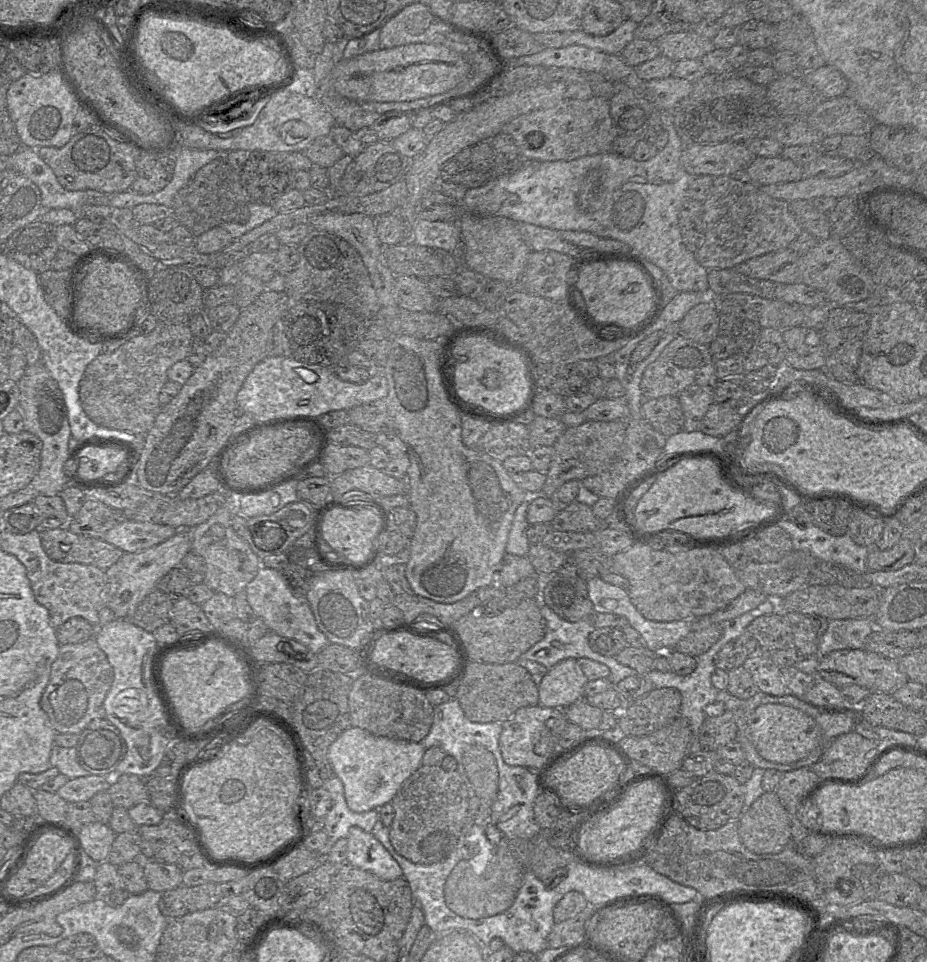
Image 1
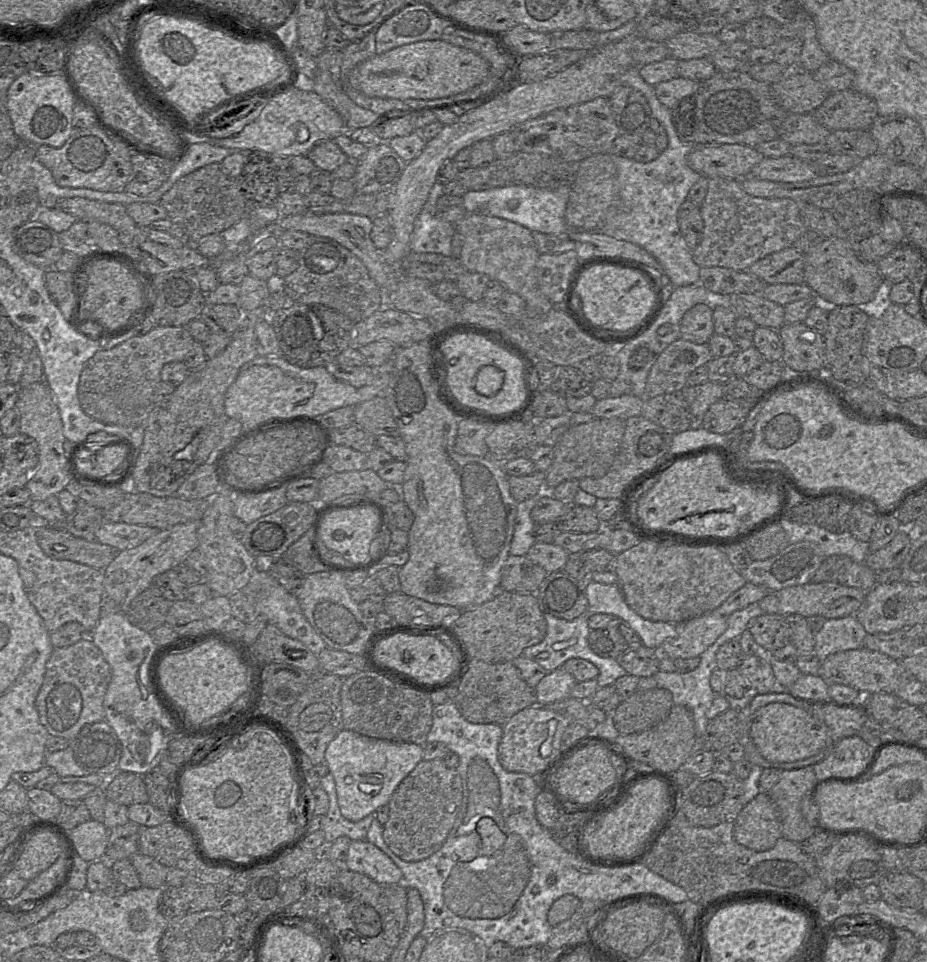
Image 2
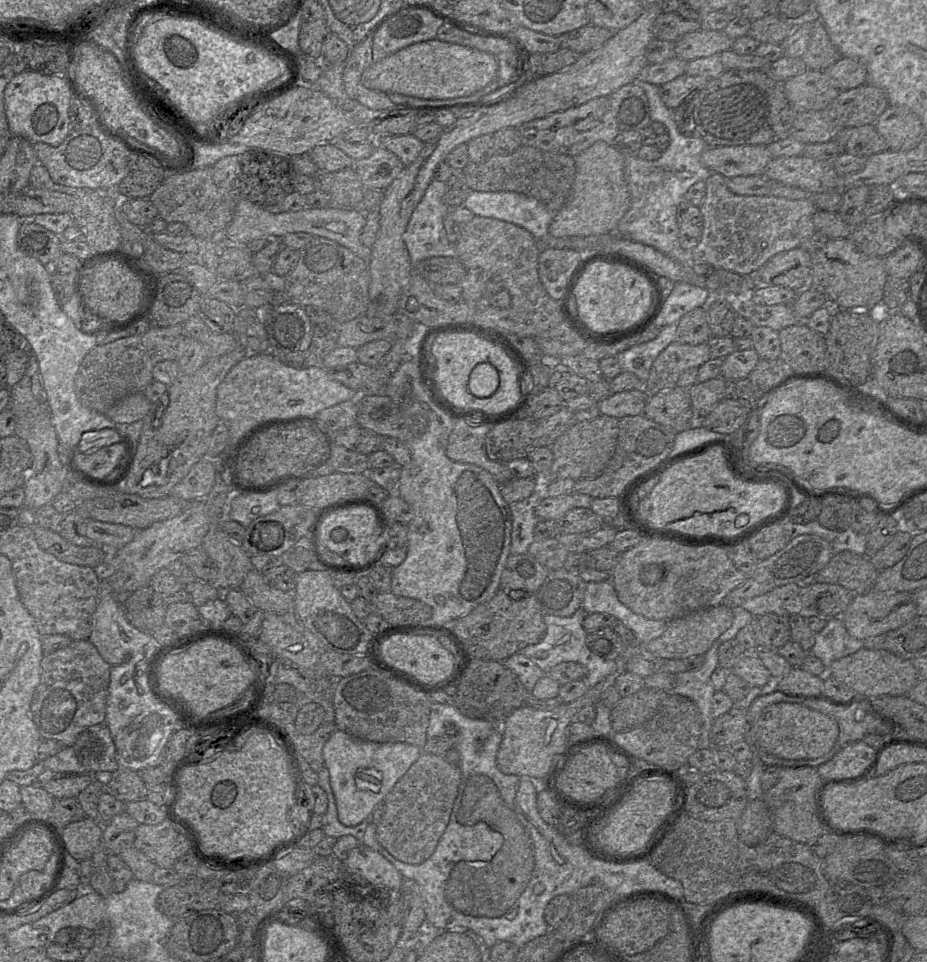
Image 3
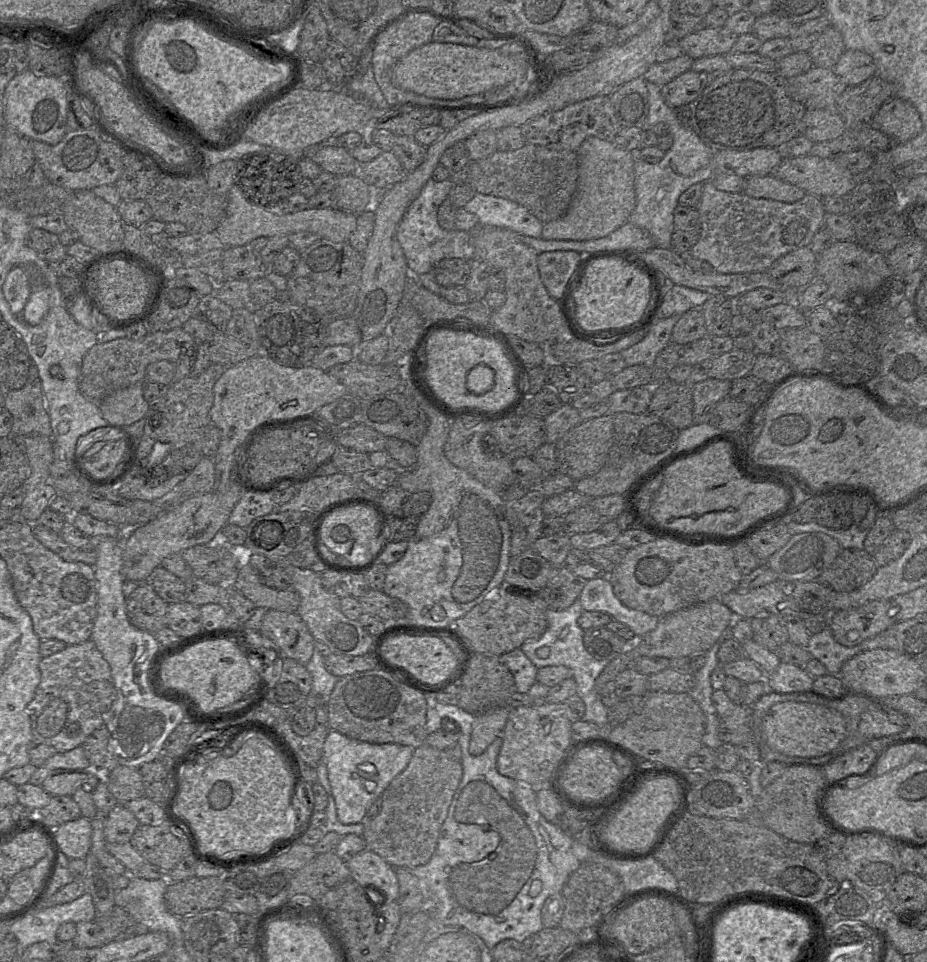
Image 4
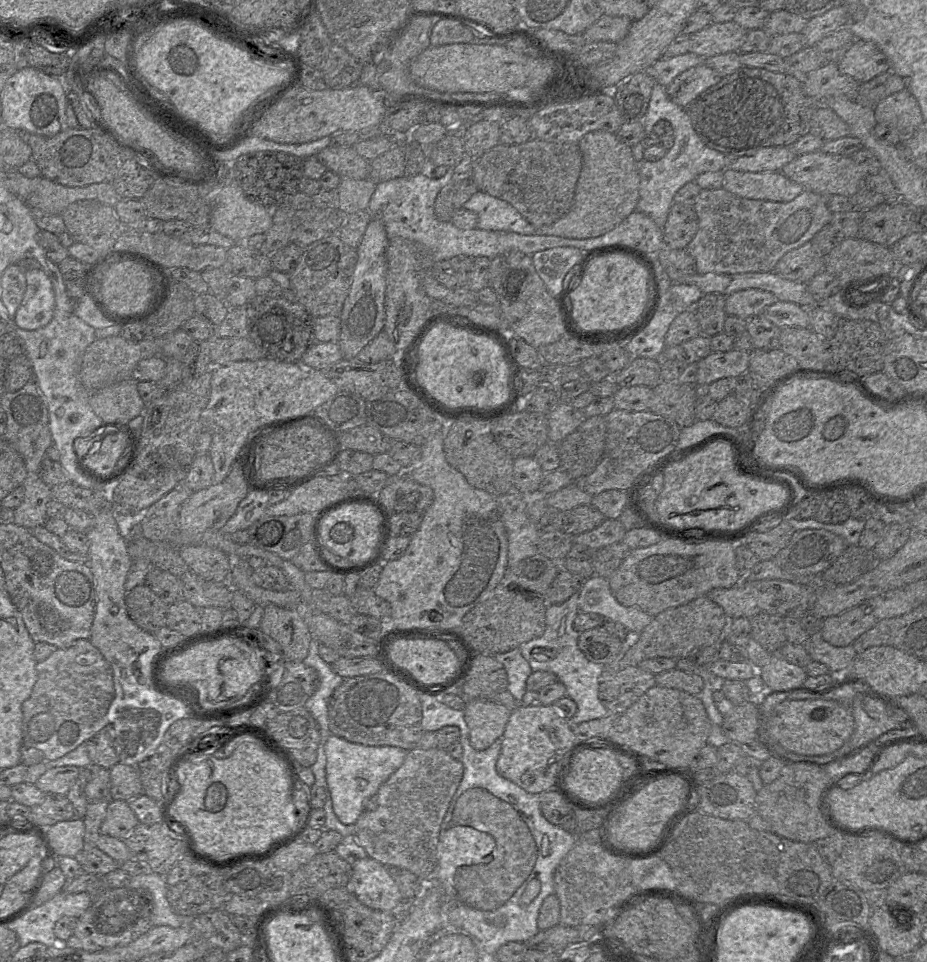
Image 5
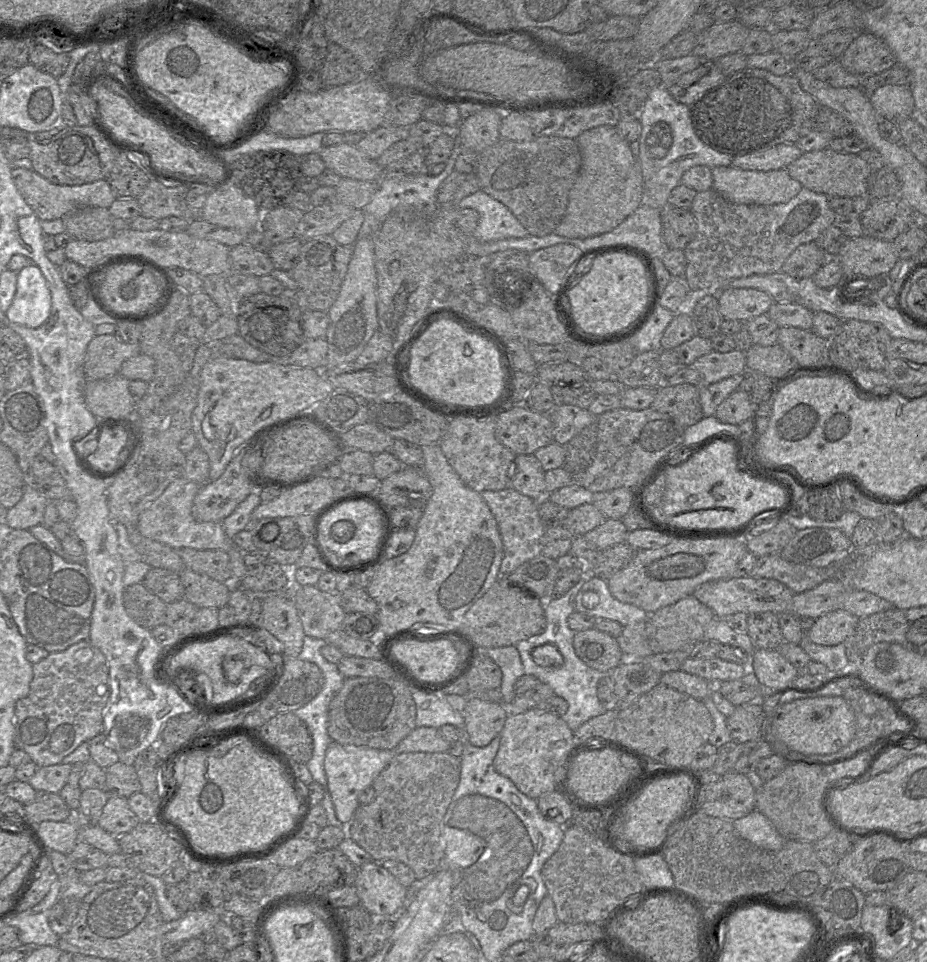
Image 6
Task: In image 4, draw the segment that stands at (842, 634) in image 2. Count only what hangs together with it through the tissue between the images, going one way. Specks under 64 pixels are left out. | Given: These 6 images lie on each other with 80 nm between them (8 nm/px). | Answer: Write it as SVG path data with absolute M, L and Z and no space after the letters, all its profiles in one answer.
M829 627L818 634L811 635L806 650L812 658L819 660L828 673L839 675L842 665L860 653L861 646L847 647L839 644Z

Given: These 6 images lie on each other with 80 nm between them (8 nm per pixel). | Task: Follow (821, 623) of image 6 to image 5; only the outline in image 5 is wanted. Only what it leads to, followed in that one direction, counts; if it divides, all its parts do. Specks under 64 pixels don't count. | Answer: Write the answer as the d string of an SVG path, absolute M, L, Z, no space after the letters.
M860 604L823 619L820 636L833 646L848 646L878 621L868 604Z

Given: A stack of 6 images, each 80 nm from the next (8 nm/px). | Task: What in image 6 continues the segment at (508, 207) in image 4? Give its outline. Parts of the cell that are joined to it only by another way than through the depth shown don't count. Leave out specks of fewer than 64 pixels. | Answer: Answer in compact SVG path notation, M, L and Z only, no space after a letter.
M481 190L463 198L458 208L474 209L479 213L479 223L472 234L476 241L491 242L530 235L504 204Z

